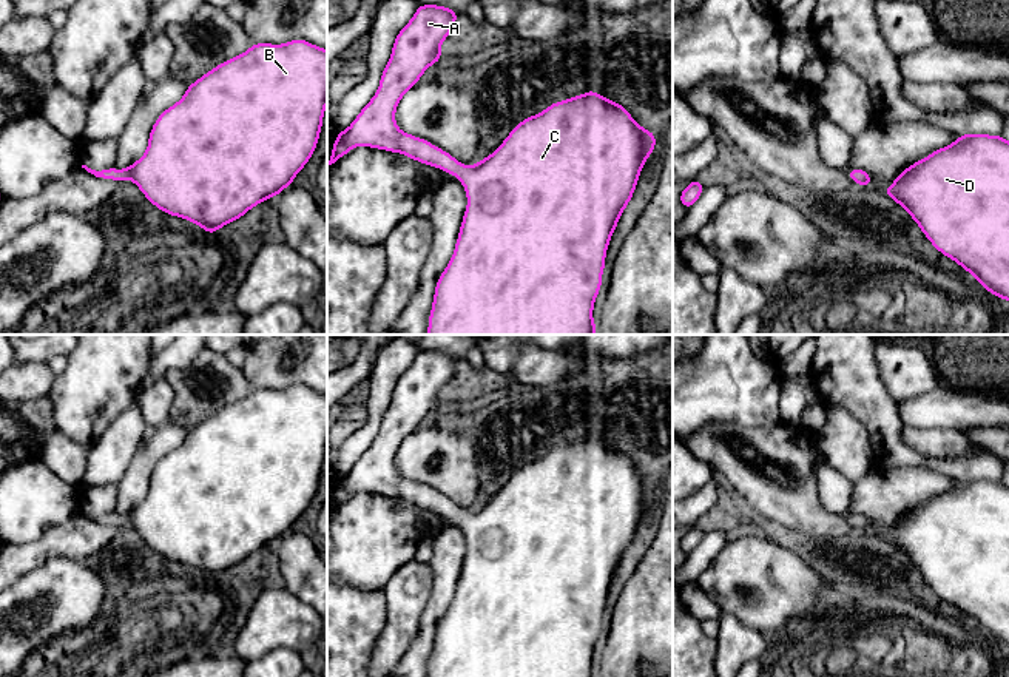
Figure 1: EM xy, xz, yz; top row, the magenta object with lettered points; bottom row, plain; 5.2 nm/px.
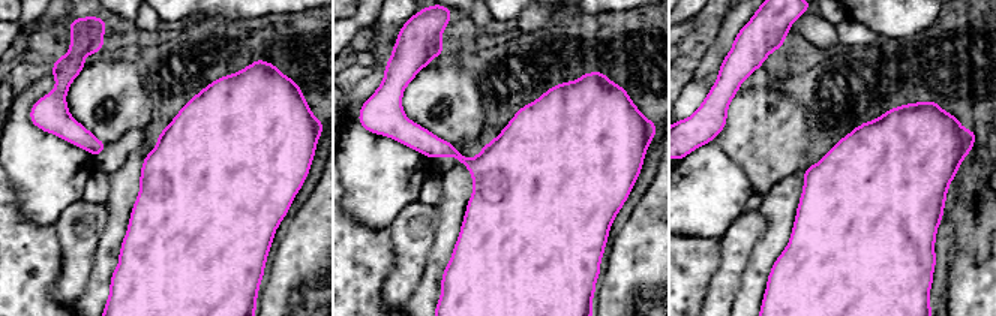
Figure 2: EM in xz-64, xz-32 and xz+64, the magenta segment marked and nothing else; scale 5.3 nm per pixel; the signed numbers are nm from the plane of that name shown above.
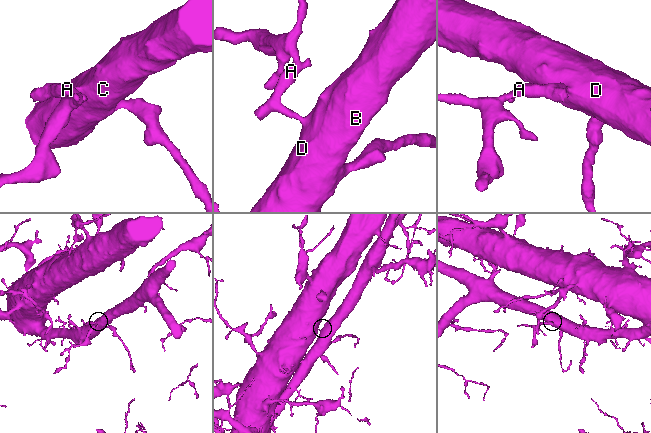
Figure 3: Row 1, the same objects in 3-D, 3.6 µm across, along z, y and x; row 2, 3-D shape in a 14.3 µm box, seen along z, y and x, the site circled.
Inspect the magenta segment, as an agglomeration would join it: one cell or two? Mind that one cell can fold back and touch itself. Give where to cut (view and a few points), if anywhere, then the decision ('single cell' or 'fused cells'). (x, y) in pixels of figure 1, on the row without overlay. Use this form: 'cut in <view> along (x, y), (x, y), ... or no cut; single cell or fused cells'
no cut; single cell

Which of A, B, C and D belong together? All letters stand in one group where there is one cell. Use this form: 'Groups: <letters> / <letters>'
Groups: A B C D

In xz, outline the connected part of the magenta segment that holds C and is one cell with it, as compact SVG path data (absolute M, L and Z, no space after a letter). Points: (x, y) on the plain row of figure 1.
M418 352L393 387L378 436L352 470L338 478L329 510L353 492L370 492L406 500L454 520L463 529L467 552L455 597L435 632L427 677L596 677L592 654L602 632L609 584L633 543L648 501L656 493L656 480L642 473L625 452L591 435L551 449L540 460L525 464L492 500L471 512L434 489L403 478L395 467L397 450L430 410L444 406L440 392L452 378L457 362L457 356L444 352Z

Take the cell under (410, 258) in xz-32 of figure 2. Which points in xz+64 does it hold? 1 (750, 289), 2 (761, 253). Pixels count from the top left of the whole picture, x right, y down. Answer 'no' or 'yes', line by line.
1: no
2: no

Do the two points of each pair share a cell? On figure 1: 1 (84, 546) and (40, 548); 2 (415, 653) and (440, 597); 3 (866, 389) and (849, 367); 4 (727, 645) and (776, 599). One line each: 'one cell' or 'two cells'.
1: one cell
2: one cell
3: one cell
4: two cells

